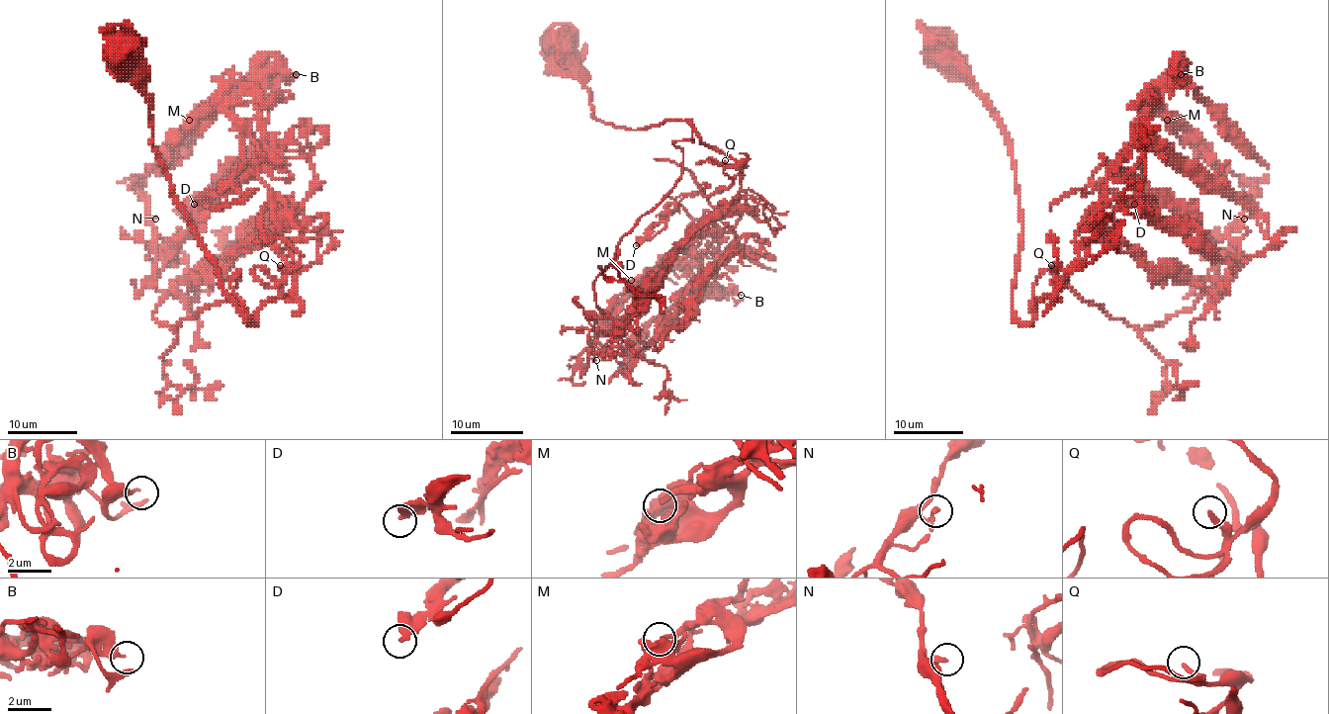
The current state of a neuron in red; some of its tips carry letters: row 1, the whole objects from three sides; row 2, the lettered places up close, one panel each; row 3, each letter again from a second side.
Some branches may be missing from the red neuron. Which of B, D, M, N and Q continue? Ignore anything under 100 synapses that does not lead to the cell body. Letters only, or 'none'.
D, Q

